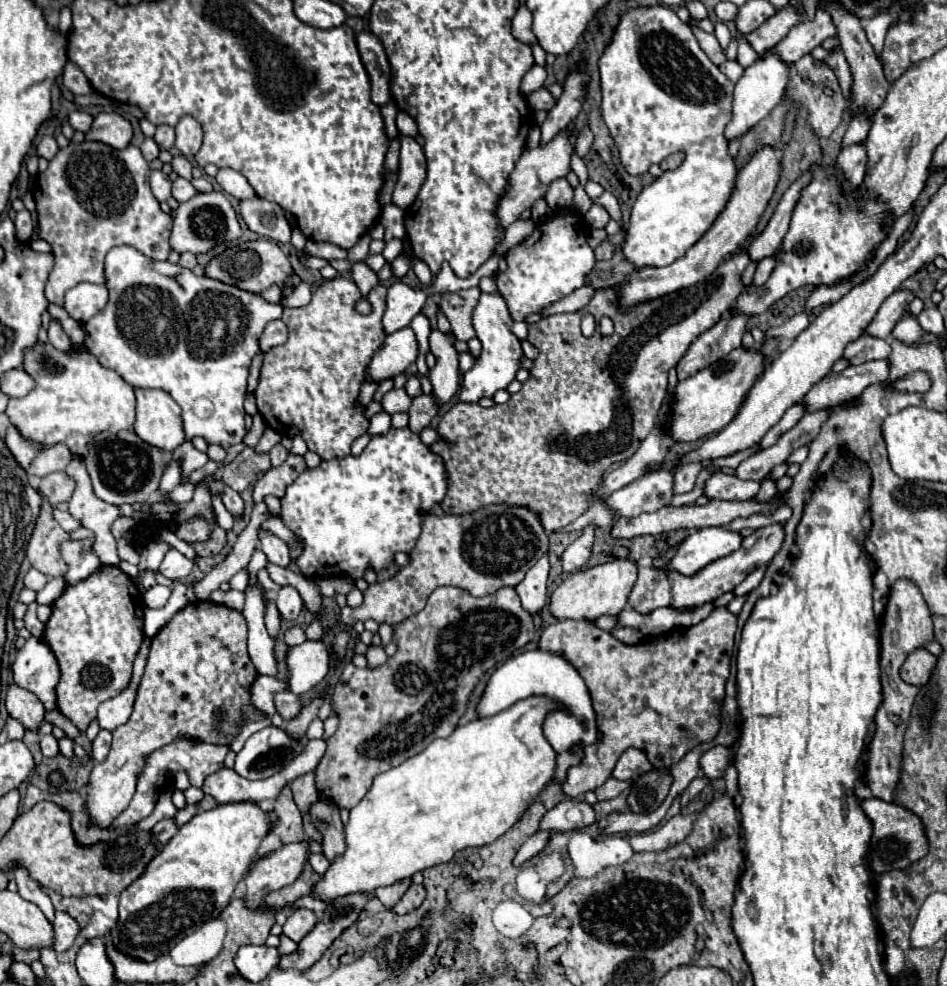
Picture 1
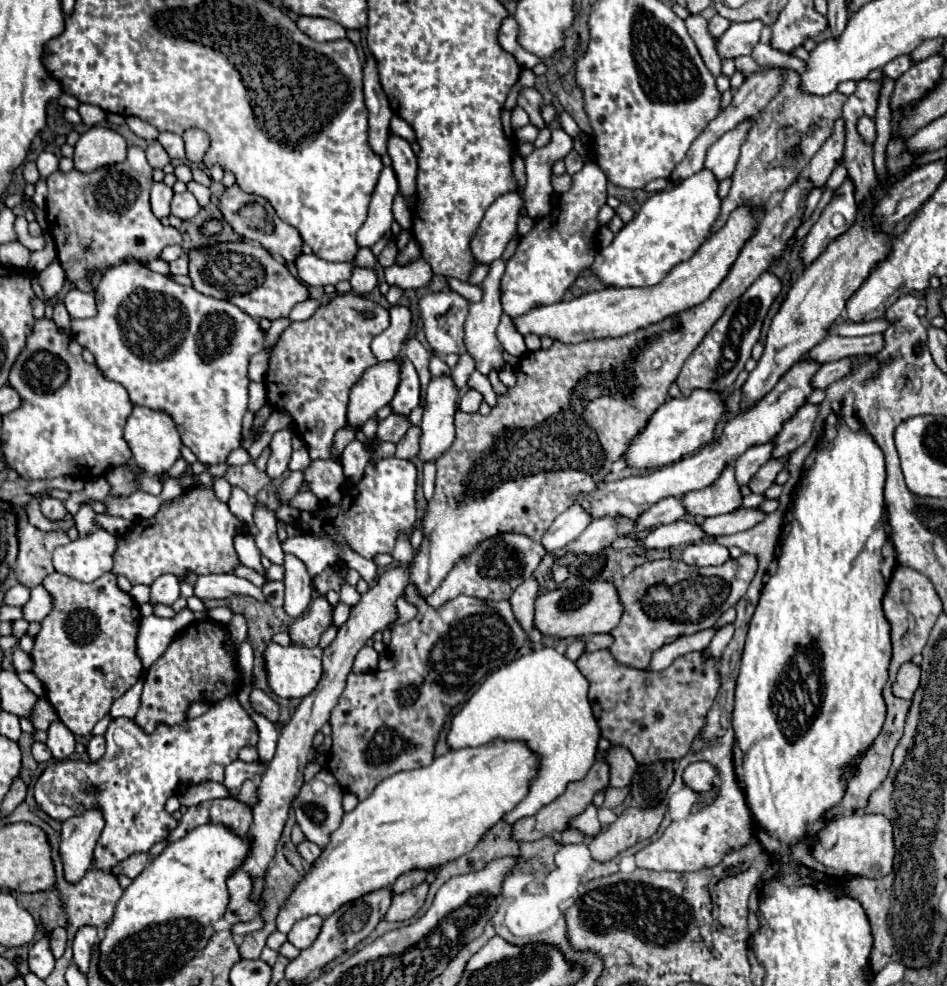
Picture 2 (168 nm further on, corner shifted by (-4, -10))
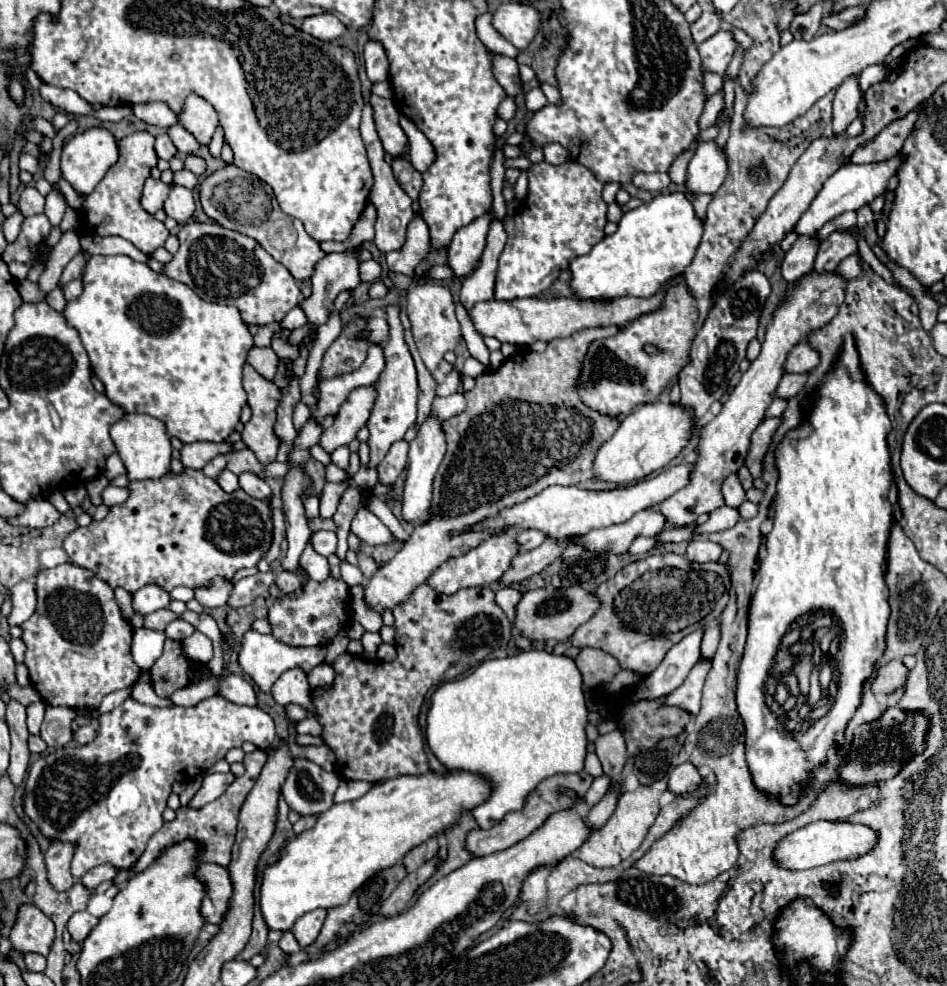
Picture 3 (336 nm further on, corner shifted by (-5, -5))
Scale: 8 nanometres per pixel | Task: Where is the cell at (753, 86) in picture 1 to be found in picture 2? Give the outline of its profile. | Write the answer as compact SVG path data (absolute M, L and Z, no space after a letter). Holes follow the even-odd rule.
M746 120L740 126L736 126L732 132L726 132L722 138L718 138L706 152L706 160L704 160L704 168L708 168L718 182L722 182L724 178L730 178L734 172L734 166L738 162L738 154L740 154L740 146L746 140L746 134L750 130L752 122Z

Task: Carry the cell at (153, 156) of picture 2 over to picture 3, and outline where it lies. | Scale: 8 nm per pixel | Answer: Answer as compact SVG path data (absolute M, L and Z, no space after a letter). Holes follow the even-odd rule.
M163 133L163 135L157 135L157 139L155 139L155 153L157 153L159 159L167 159L169 161L171 157L175 157L177 149L171 143L171 139Z

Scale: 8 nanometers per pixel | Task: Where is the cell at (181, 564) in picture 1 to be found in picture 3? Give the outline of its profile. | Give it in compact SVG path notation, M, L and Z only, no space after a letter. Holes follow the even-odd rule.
M145 585L133 595L133 609L137 613L147 615L147 613L153 613L153 611L169 607L169 601L171 601L169 591L165 591L159 585Z

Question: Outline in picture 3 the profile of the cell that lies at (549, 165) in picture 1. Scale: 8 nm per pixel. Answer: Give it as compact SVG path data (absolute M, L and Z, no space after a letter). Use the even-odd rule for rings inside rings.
M485 213L477 217L473 223L461 227L453 235L453 241L447 249L447 265L451 265L455 275L465 277L477 267L487 245L487 233L489 233L491 221L493 221L493 215Z

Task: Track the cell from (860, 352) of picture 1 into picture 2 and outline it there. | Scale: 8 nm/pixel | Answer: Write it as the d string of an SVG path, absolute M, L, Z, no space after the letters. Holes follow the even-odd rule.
M858 356L858 358L844 358L844 360L838 360L838 362L830 362L830 364L822 364L820 370L816 372L816 376L812 378L812 388L814 390L820 390L820 388L826 388L828 384L832 384L834 380L846 376L852 368L852 364L856 360L868 360L868 356Z

